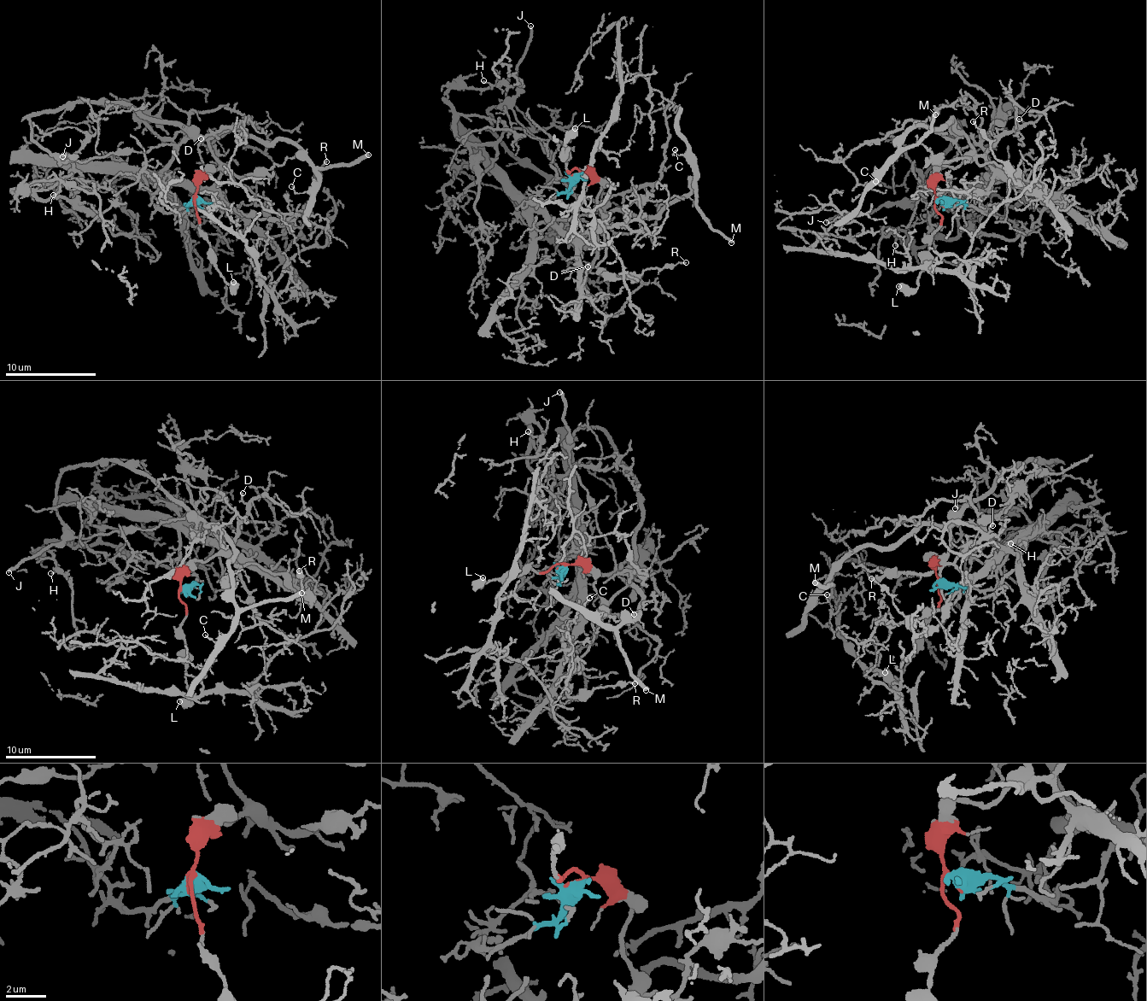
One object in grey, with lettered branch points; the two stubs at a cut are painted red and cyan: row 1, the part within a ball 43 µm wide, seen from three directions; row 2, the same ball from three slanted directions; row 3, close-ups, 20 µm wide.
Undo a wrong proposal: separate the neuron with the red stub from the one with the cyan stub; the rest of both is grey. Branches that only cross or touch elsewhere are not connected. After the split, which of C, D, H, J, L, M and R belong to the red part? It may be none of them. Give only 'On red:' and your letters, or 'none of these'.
On red: C, J, L, M, R

